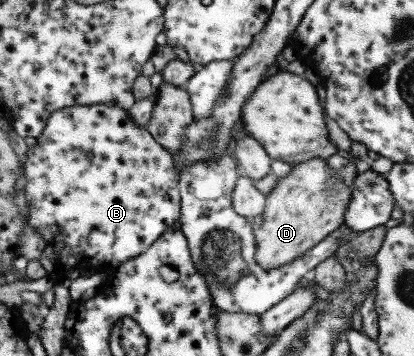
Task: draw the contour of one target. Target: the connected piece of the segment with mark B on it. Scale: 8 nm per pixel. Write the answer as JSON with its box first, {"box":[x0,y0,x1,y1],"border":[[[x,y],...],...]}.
{"box":[22,104,180,279],"border":[[[106,104],[60,108],[48,115],[46,124],[42,127],[40,135],[35,140],[34,145],[28,147],[26,153],[24,153],[24,158],[26,158],[23,160],[22,169],[26,181],[24,183],[24,196],[28,200],[28,207],[26,207],[28,224],[36,230],[36,234],[42,236],[42,240],[45,242],[38,262],[40,262],[47,276],[51,279],[66,279],[67,275],[72,273],[73,270],[77,270],[80,273],[95,269],[112,271],[119,264],[128,262],[128,260],[132,260],[132,258],[136,258],[138,254],[144,252],[158,236],[162,235],[164,230],[177,225],[180,196],[177,188],[179,170],[175,166],[175,158],[152,138],[152,135],[148,133],[145,127],[136,125],[132,121],[132,117],[128,115],[127,110],[117,108],[114,105],[107,106]]]}

